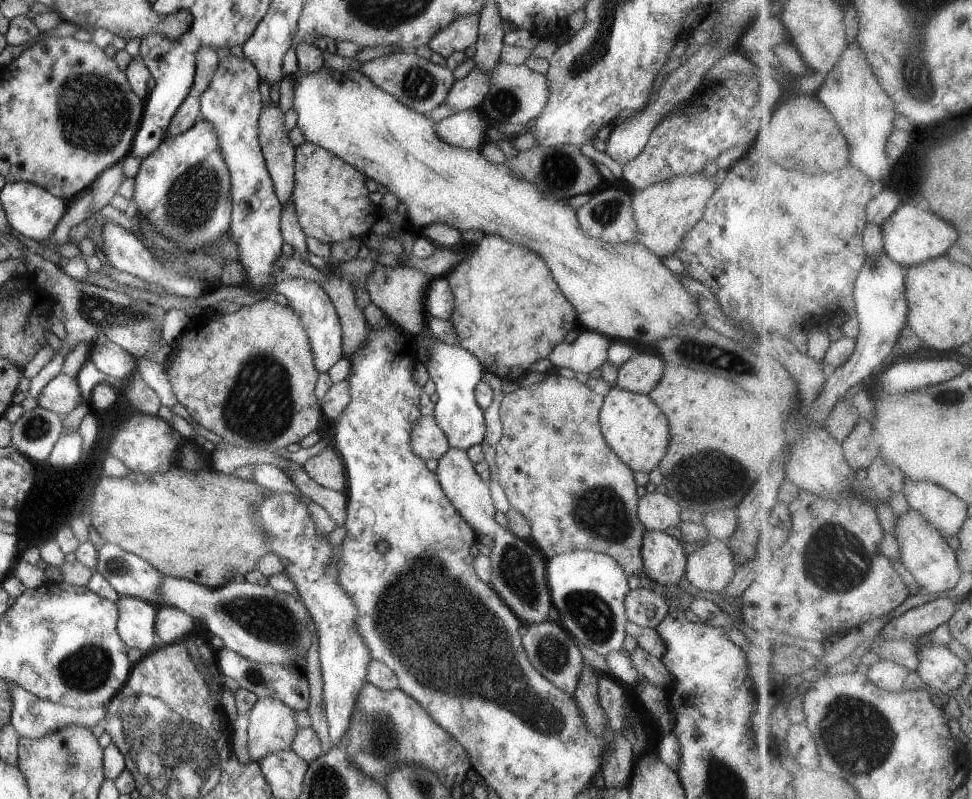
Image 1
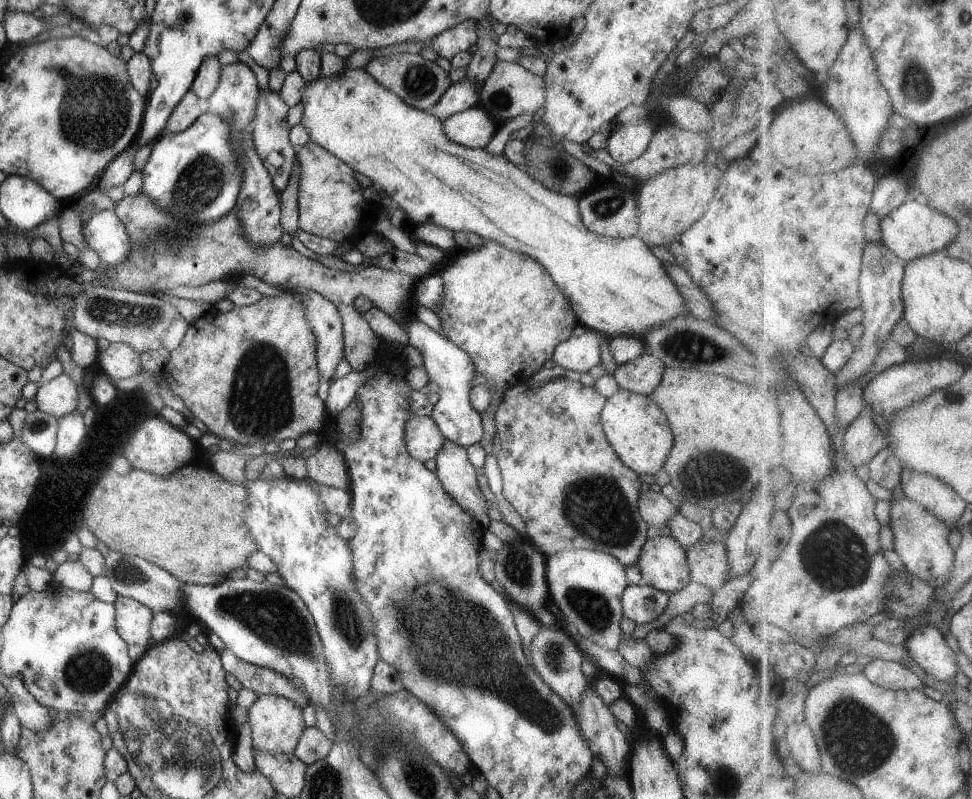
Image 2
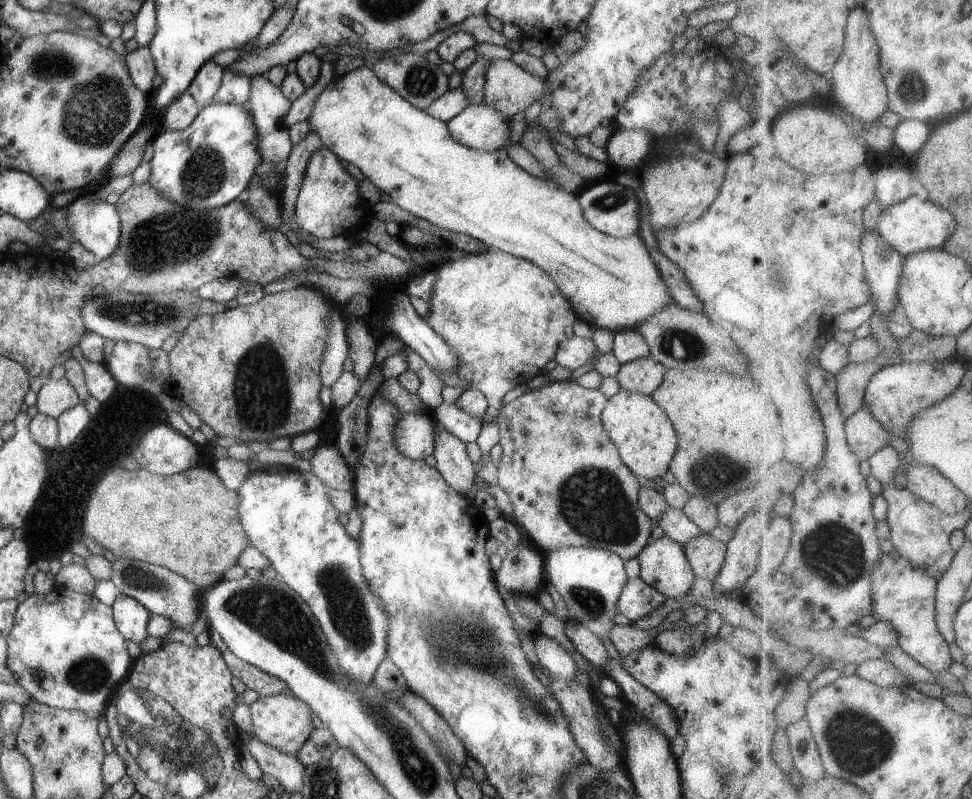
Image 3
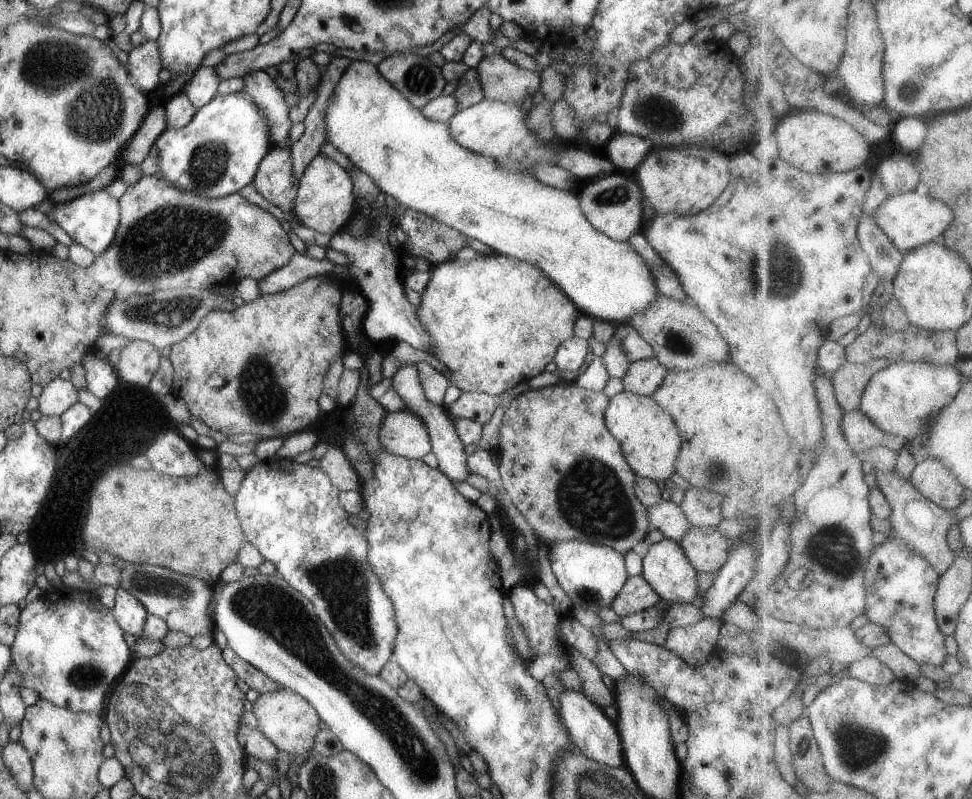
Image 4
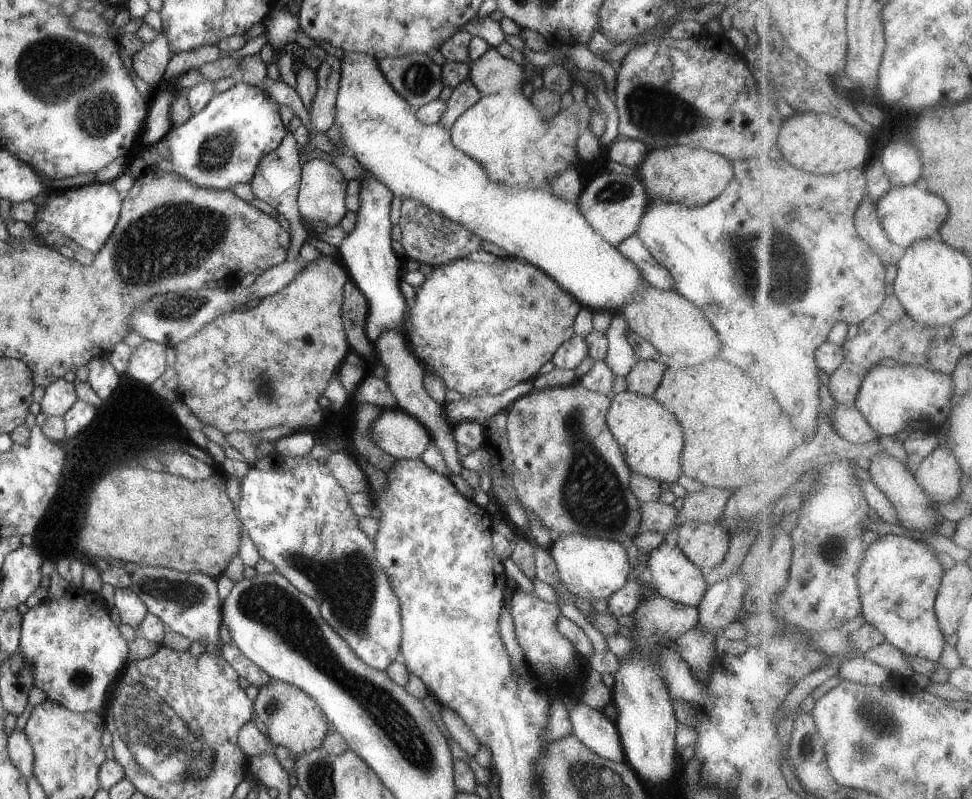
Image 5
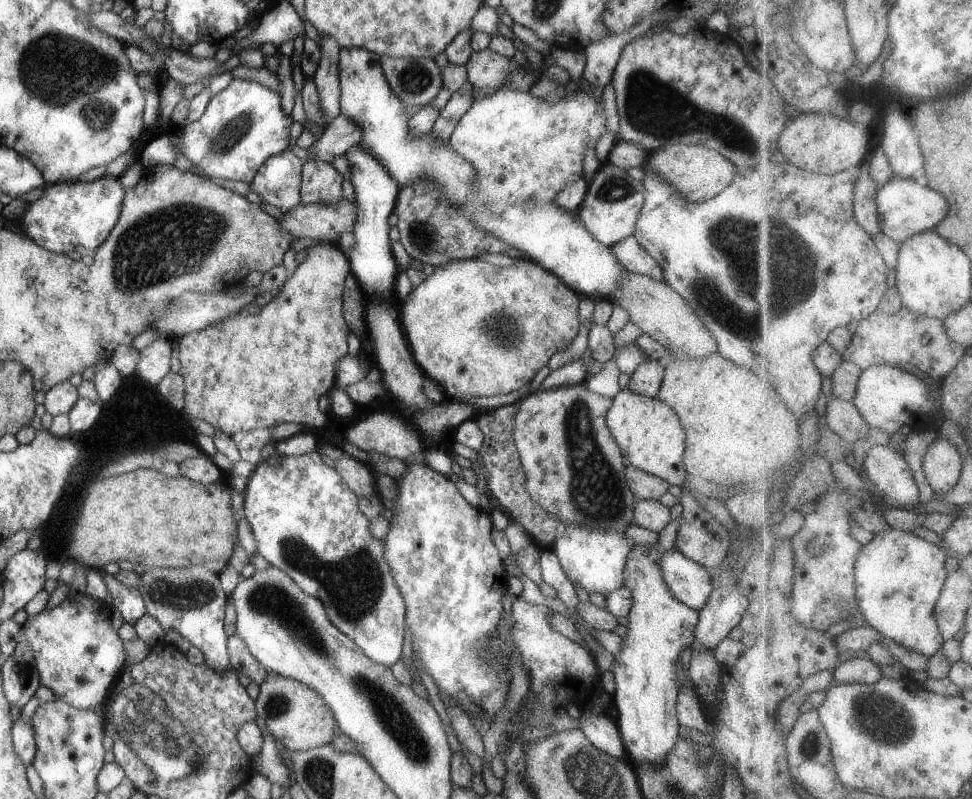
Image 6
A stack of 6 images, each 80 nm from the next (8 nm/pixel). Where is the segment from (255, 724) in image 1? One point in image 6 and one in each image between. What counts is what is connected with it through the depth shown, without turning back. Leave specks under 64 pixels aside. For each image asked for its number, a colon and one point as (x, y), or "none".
2: (276, 722)
3: (283, 721)
4: (289, 722)
5: (293, 720)
6: (296, 715)

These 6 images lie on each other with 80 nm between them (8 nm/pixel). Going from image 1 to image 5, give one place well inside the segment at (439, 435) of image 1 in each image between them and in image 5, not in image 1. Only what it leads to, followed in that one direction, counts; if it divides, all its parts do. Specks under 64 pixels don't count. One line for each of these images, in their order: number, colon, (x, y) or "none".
2: (423, 439)
3: (414, 432)
4: (403, 433)
5: (399, 434)

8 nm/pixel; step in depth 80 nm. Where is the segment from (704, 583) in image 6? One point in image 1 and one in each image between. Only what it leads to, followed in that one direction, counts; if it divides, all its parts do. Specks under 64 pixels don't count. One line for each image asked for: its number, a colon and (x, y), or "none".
1: (663, 559)
2: (663, 564)
3: (664, 566)
4: (665, 567)
5: (671, 574)

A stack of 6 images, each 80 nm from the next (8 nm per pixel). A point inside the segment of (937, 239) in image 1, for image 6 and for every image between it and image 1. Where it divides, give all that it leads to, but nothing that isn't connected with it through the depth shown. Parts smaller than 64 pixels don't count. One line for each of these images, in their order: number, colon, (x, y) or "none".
2: (915, 229)
3: (916, 225)
4: (911, 219)
5: (909, 214)
6: (906, 208)

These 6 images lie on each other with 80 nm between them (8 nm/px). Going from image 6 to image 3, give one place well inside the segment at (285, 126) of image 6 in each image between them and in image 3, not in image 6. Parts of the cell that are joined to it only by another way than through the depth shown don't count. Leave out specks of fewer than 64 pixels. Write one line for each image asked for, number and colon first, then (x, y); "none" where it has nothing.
3: (209, 163)
4: (216, 154)
5: (221, 146)

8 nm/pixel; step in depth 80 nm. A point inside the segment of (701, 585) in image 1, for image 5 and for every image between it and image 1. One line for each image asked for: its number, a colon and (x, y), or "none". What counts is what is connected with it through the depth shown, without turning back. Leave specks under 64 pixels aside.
2: (708, 563)
3: (706, 555)
4: (706, 549)
5: (705, 544)

